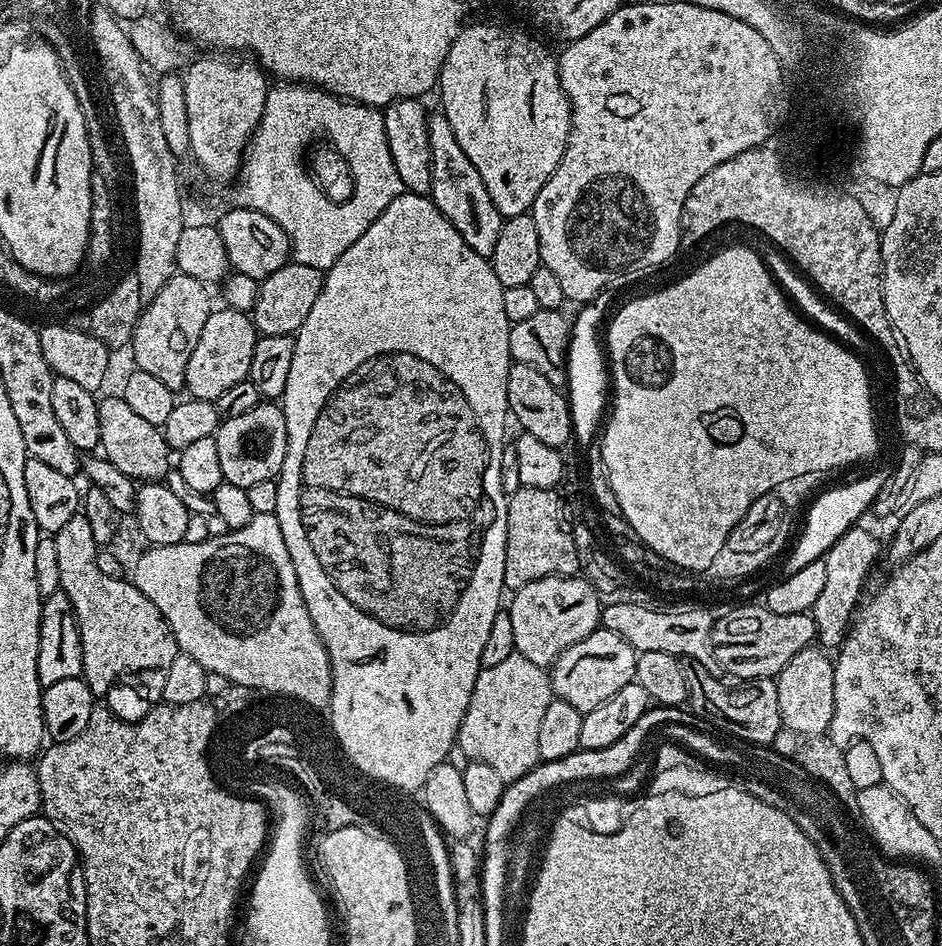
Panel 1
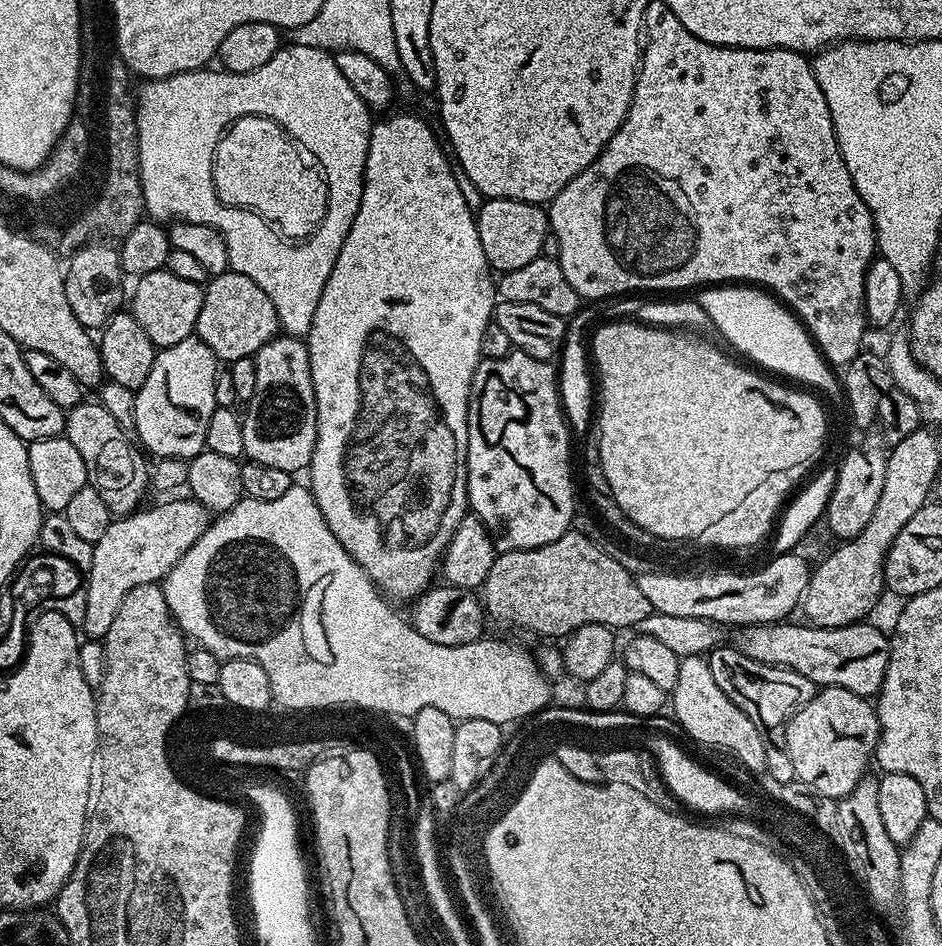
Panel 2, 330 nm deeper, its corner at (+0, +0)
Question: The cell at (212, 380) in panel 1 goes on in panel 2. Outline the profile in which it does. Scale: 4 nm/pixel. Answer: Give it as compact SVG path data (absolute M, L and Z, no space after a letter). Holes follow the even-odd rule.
M195 334L182 342L174 342L174 346L157 351L154 366L150 366L150 378L135 389L132 428L136 432L135 439L145 453L153 452L153 457L162 460L178 458L189 461L205 451L206 426L210 426L210 414L214 414L217 408L217 373L215 354Z

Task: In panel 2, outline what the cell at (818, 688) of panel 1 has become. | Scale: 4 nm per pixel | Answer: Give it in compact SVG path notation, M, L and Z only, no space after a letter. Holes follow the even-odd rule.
M821 687L784 731L786 750L794 762L796 779L806 782L826 798L839 802L869 771L876 744L880 741L880 723L875 707L865 697L841 688Z

